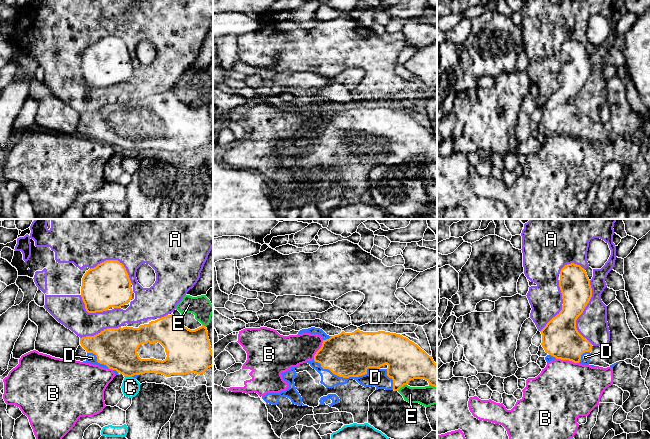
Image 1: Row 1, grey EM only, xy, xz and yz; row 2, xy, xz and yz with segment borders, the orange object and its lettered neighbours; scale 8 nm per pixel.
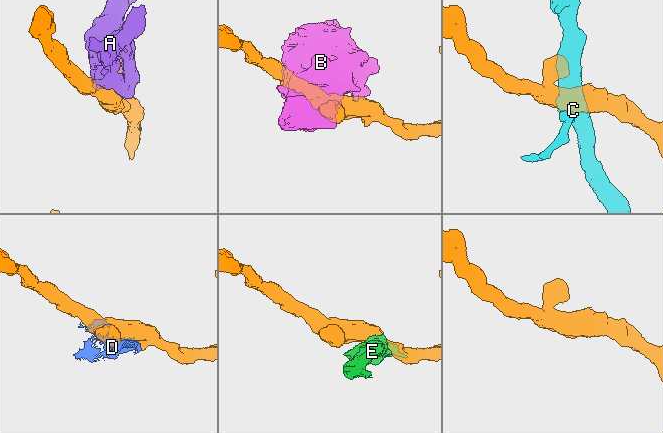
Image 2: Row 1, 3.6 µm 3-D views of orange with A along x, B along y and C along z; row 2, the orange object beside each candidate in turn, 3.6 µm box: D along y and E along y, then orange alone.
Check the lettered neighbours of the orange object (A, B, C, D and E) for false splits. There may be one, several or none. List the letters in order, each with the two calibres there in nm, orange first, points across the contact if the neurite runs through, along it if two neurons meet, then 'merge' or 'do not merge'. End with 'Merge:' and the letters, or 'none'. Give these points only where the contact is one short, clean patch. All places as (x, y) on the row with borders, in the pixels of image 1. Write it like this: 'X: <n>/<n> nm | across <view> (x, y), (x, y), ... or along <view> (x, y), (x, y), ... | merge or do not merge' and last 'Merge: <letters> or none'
A: 280/240 nm | do not merge
B: 300/480 nm | along yz (556, 358), (578, 363) | do not merge
C: 320/140 nm | along xy (124, 375), (131, 377) | do not merge
D: 360/140 nm | merge
E: 320/160 nm | do not merge
Merge: D

